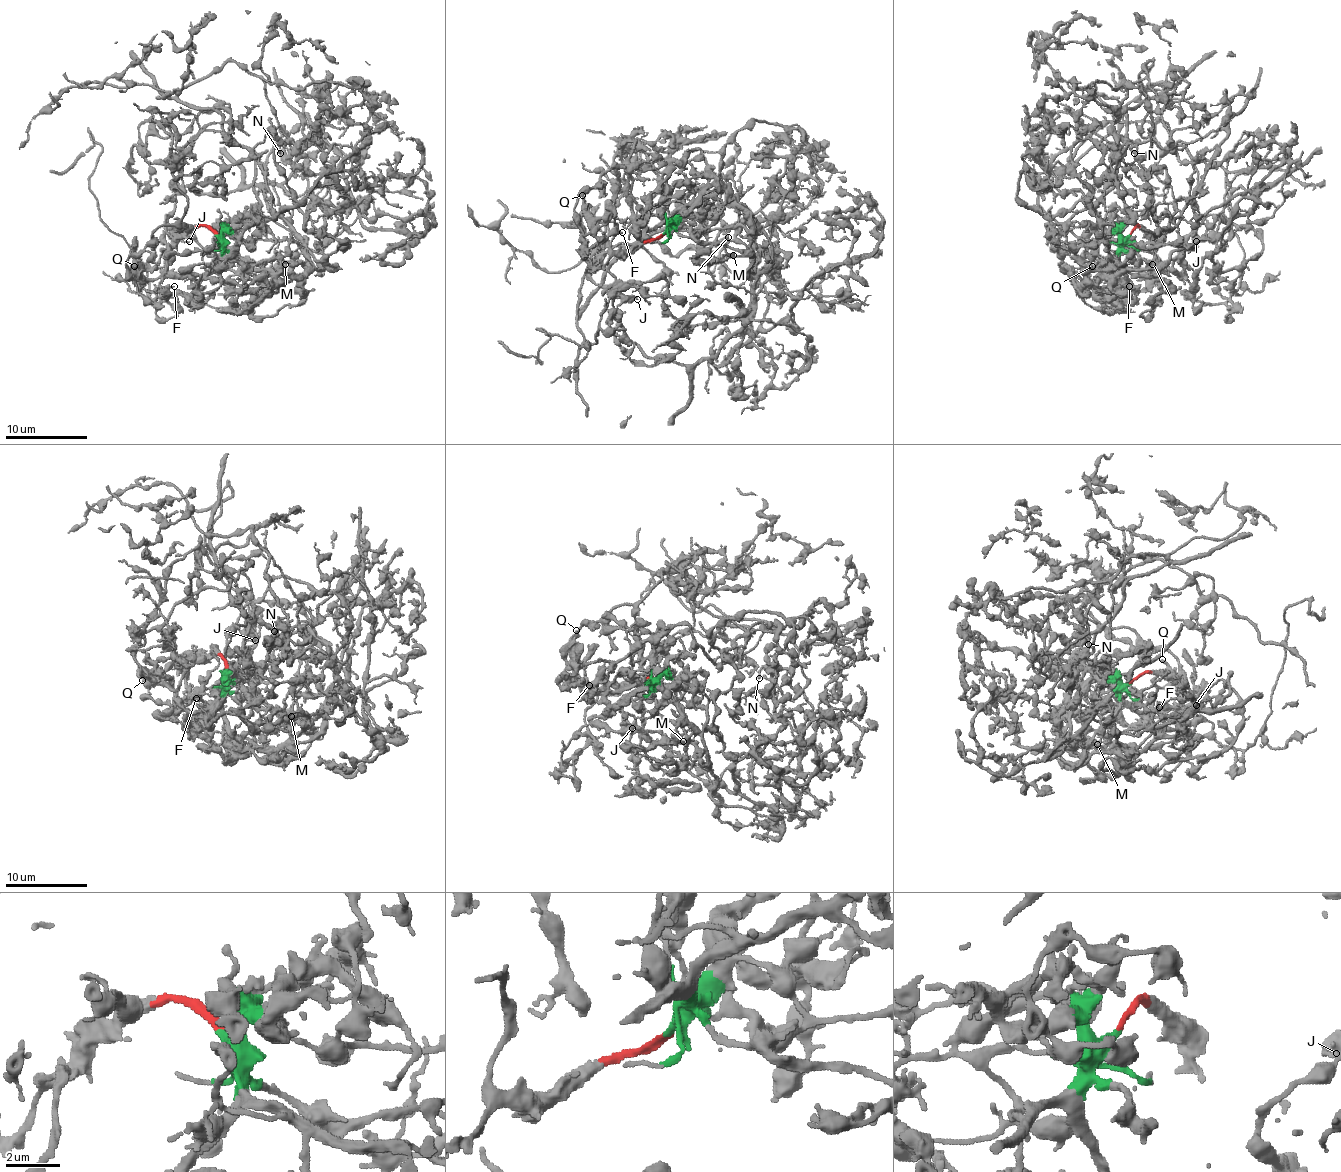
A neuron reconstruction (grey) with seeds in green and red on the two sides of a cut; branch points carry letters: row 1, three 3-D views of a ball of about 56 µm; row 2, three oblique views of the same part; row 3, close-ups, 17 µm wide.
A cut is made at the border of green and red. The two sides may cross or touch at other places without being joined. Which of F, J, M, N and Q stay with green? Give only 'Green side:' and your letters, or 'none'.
Green side: J, M, N

